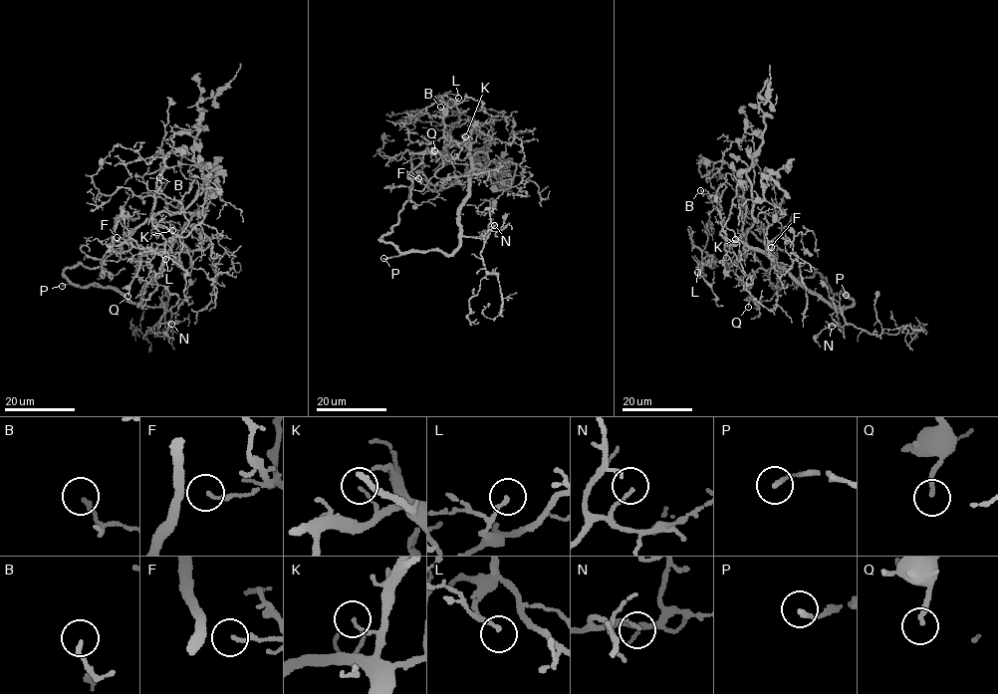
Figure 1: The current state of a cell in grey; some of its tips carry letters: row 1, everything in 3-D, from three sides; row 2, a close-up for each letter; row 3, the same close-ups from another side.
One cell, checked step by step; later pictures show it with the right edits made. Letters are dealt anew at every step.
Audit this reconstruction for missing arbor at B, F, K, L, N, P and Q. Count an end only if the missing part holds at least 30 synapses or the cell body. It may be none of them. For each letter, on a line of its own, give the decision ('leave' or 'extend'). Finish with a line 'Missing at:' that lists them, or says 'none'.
B: leave
F: leave
K: leave
L: leave
N: leave
P: extend
Q: extend
Missing at: P, Q

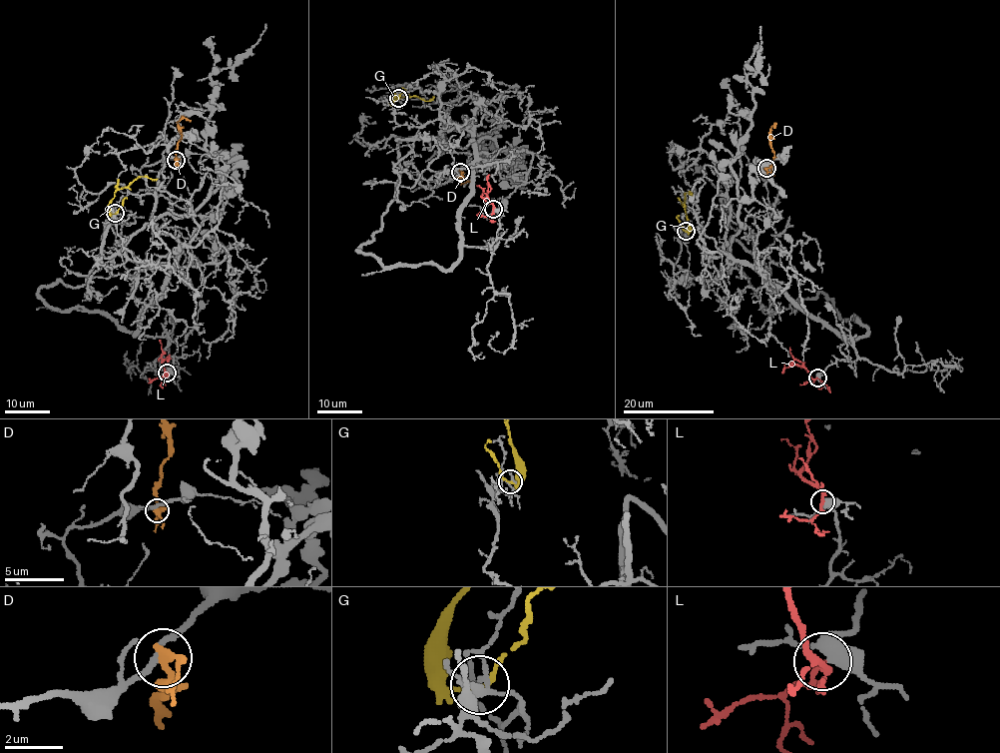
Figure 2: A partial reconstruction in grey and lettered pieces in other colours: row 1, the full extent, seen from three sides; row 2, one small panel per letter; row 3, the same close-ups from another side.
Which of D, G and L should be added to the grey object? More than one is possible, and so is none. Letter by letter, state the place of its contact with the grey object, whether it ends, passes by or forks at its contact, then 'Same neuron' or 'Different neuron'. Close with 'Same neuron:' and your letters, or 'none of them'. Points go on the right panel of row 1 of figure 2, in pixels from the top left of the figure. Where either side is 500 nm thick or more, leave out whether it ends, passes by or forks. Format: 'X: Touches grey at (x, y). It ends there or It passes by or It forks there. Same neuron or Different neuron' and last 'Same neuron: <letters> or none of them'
D: Touches grey at (766, 168). It forks there. Different neuron
G: Touches grey at (686, 231). It passes by. Different neuron
L: Touches grey at (817, 377). It forks there. Same neuron
Same neuron: L

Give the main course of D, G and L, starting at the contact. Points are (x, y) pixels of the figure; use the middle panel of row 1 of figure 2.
D: (460, 172), (460, 181), (462, 178), (457, 179), (463, 183), (469, 181)
G: (397, 98), (391, 102), (396, 97), (416, 96), (428, 101), (434, 96)
L: (493, 210), (485, 200), (489, 175)

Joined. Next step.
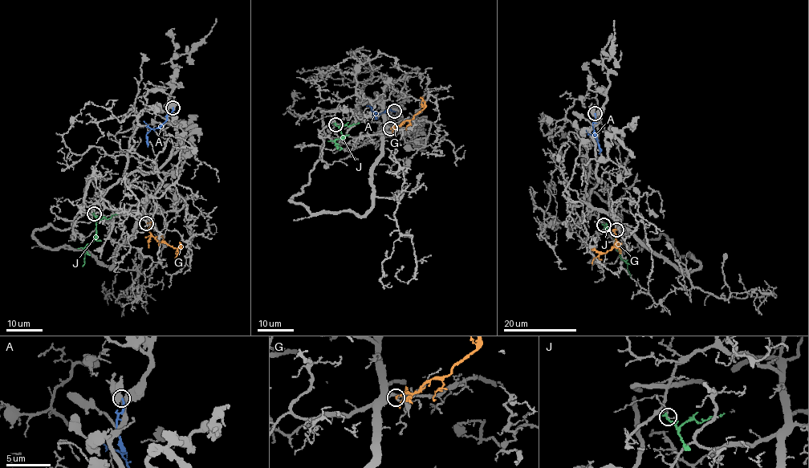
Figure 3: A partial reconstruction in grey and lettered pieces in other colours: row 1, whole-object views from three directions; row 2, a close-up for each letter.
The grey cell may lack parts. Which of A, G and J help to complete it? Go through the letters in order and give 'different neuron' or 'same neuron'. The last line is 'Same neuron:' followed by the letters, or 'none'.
A: different neuron
G: different neuron
J: different neuron
Same neuron: none

